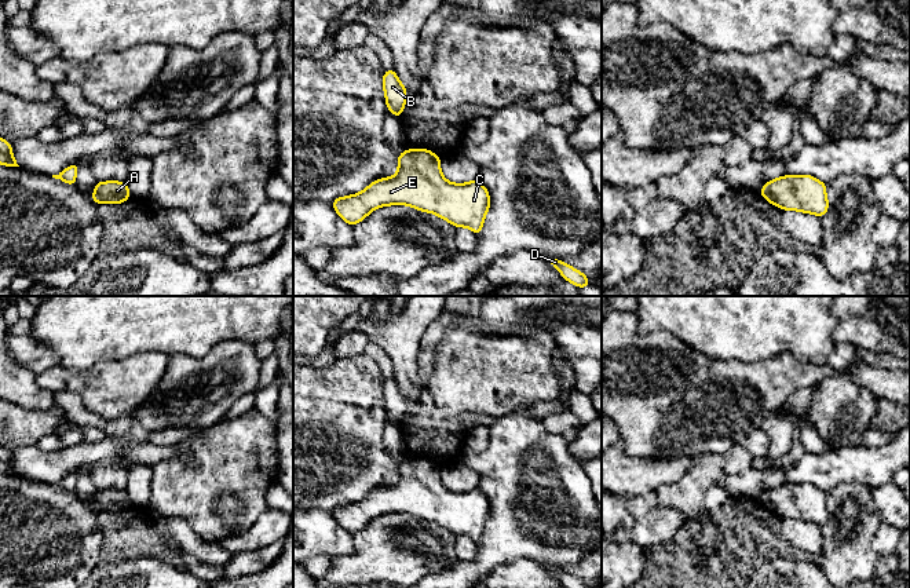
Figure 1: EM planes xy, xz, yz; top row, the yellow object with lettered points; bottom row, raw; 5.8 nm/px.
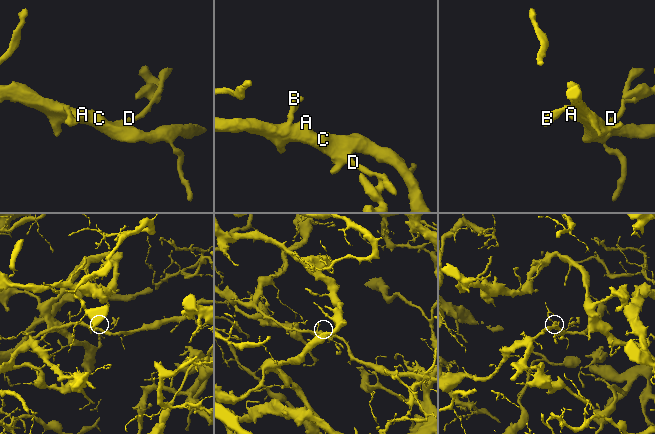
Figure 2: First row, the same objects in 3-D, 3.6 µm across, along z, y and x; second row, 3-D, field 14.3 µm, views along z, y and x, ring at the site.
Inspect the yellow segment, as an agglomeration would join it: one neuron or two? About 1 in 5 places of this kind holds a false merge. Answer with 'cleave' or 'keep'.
keep

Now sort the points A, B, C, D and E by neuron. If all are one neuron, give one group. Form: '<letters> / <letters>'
A B C D E

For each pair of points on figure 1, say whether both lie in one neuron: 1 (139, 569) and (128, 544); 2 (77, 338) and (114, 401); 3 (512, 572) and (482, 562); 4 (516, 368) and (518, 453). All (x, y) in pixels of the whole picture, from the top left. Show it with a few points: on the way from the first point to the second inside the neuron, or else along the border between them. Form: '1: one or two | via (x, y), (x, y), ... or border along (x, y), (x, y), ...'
1: two | border along (167, 562), (146, 555), (121, 558), (108, 573)
2: two | border along (125, 357), (98, 360), (84, 369), (62, 366)
3: two | border along (529, 558), (499, 563), (486, 573)
4: two | border along (529, 405), (501, 415), (494, 420)

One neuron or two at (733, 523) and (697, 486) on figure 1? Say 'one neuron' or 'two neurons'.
two neurons

